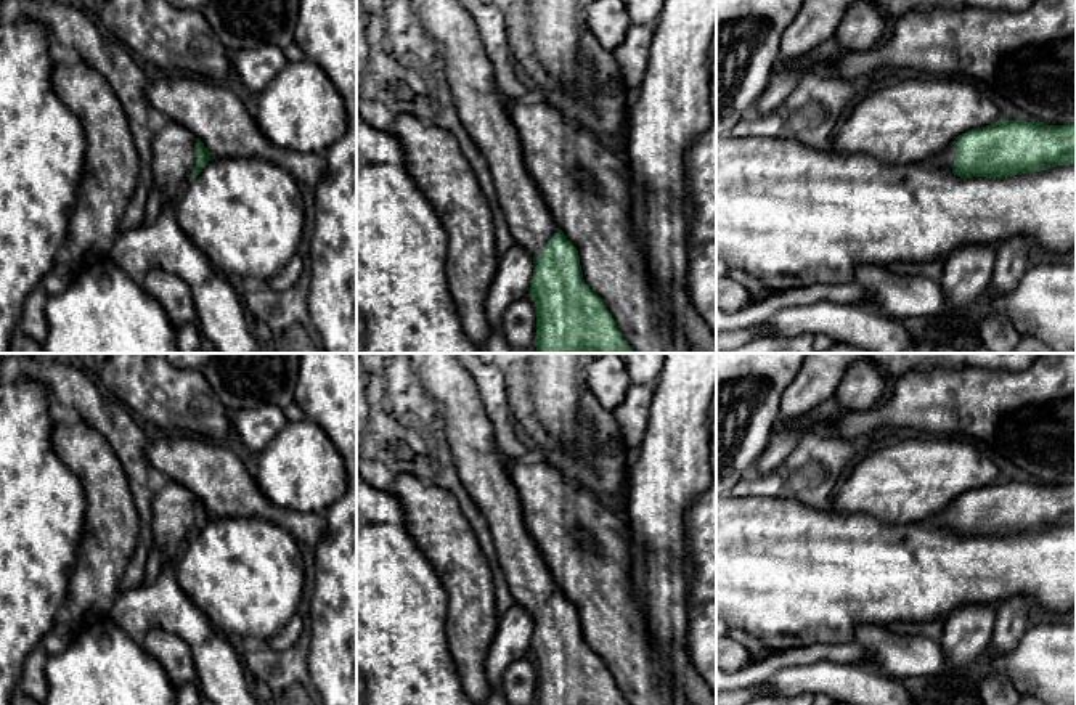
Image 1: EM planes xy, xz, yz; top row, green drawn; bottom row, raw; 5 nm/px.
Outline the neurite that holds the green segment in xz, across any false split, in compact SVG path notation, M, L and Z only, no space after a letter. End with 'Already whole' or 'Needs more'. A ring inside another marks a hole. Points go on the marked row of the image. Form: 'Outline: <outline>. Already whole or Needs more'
Outline: M461 0L411 2L426 34L442 45L442 66L456 112L488 162L509 231L533 257L530 297L536 307L536 353L631 353L602 299L585 283L577 247L554 222L525 167L520 138L506 108L507 96L495 85L493 66L472 14Z. Needs more

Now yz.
Outline: M1001 119L959 135L927 164L960 178L1007 178L1076 164L1076 124Z. Needs more

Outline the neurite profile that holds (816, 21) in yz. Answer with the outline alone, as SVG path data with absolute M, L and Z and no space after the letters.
M805 0L781 39L774 69L785 69L806 59L821 43L830 40L846 8L858 0Z

